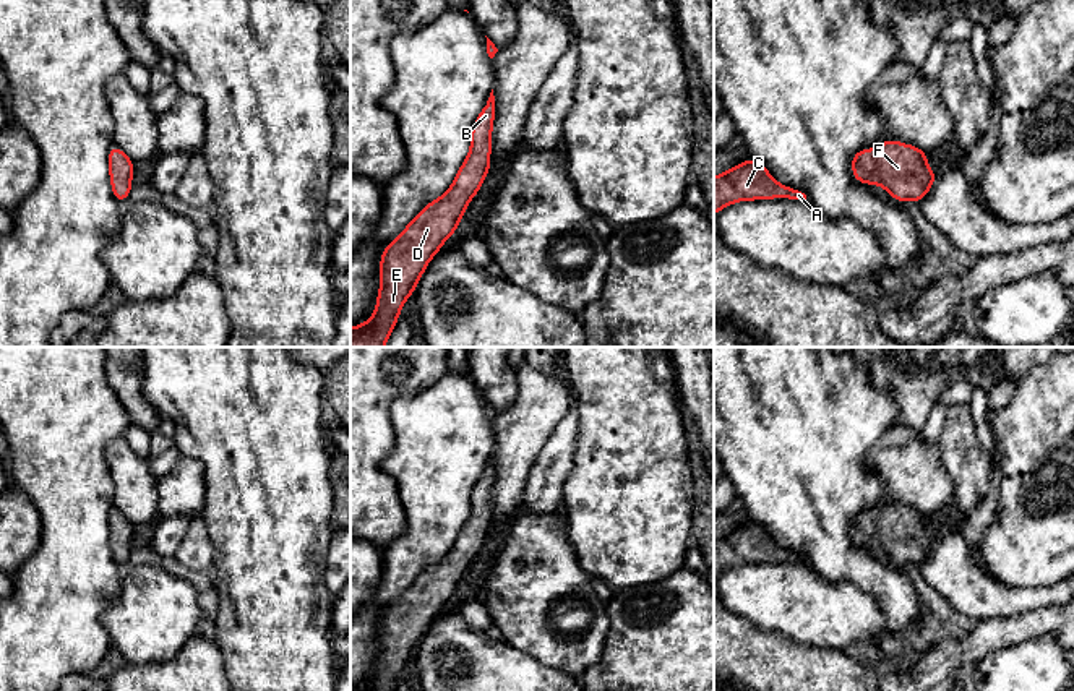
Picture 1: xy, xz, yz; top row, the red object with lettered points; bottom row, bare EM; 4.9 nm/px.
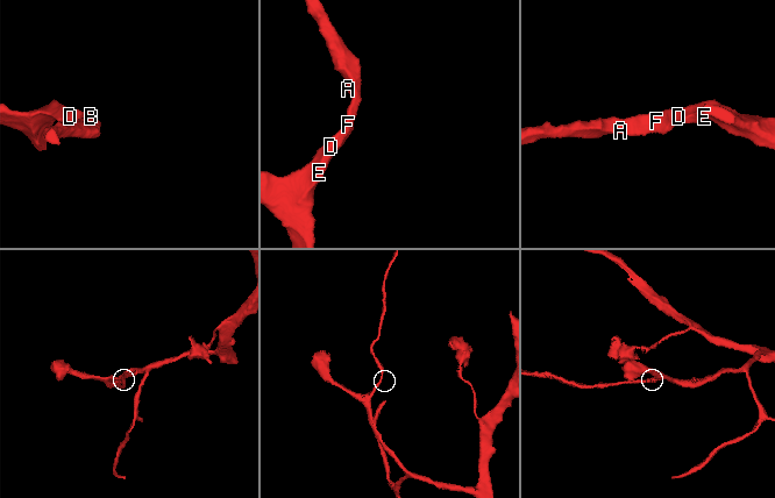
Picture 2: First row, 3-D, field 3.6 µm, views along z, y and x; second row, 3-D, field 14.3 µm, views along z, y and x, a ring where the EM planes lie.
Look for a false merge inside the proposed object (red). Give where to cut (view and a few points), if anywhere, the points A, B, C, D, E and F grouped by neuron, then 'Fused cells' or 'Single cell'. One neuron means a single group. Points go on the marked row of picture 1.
No split. Groups: A B C D E F. Single cell

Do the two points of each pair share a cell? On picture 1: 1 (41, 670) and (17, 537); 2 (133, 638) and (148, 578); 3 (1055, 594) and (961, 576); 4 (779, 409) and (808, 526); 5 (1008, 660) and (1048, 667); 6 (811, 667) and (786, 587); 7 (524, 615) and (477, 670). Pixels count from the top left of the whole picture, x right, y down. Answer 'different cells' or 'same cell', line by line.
1: different cells
2: same cell
3: same cell
4: same cell
5: same cell
6: different cells
7: different cells

